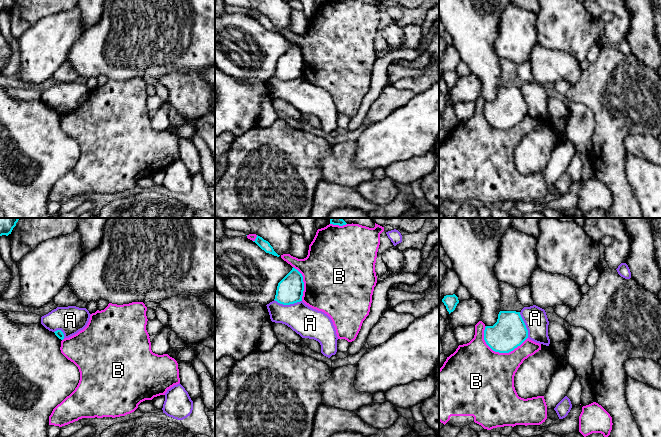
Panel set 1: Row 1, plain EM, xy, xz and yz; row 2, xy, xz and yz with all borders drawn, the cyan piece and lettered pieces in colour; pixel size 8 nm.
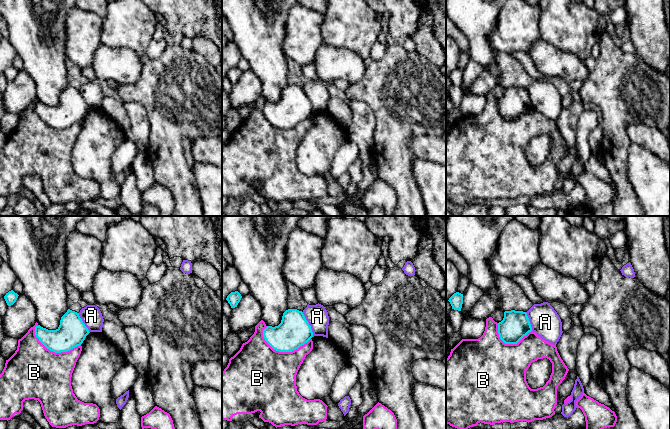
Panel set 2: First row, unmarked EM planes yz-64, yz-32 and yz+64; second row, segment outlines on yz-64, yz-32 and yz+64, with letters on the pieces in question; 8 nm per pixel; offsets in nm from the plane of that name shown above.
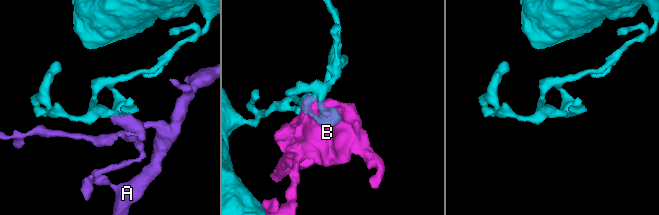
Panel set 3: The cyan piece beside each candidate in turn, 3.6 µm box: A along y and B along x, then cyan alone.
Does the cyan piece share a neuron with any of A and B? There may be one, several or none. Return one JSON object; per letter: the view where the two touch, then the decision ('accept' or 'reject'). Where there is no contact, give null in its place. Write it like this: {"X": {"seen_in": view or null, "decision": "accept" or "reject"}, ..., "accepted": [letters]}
{"A": {"seen_in": "xz", "decision": "reject"}, "B": {"seen_in": "yz", "decision": "reject"}, "accepted": []}

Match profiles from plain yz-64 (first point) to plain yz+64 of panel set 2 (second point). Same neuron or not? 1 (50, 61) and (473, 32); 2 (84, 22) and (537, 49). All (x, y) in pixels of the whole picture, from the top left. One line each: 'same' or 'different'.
1: same
2: different

